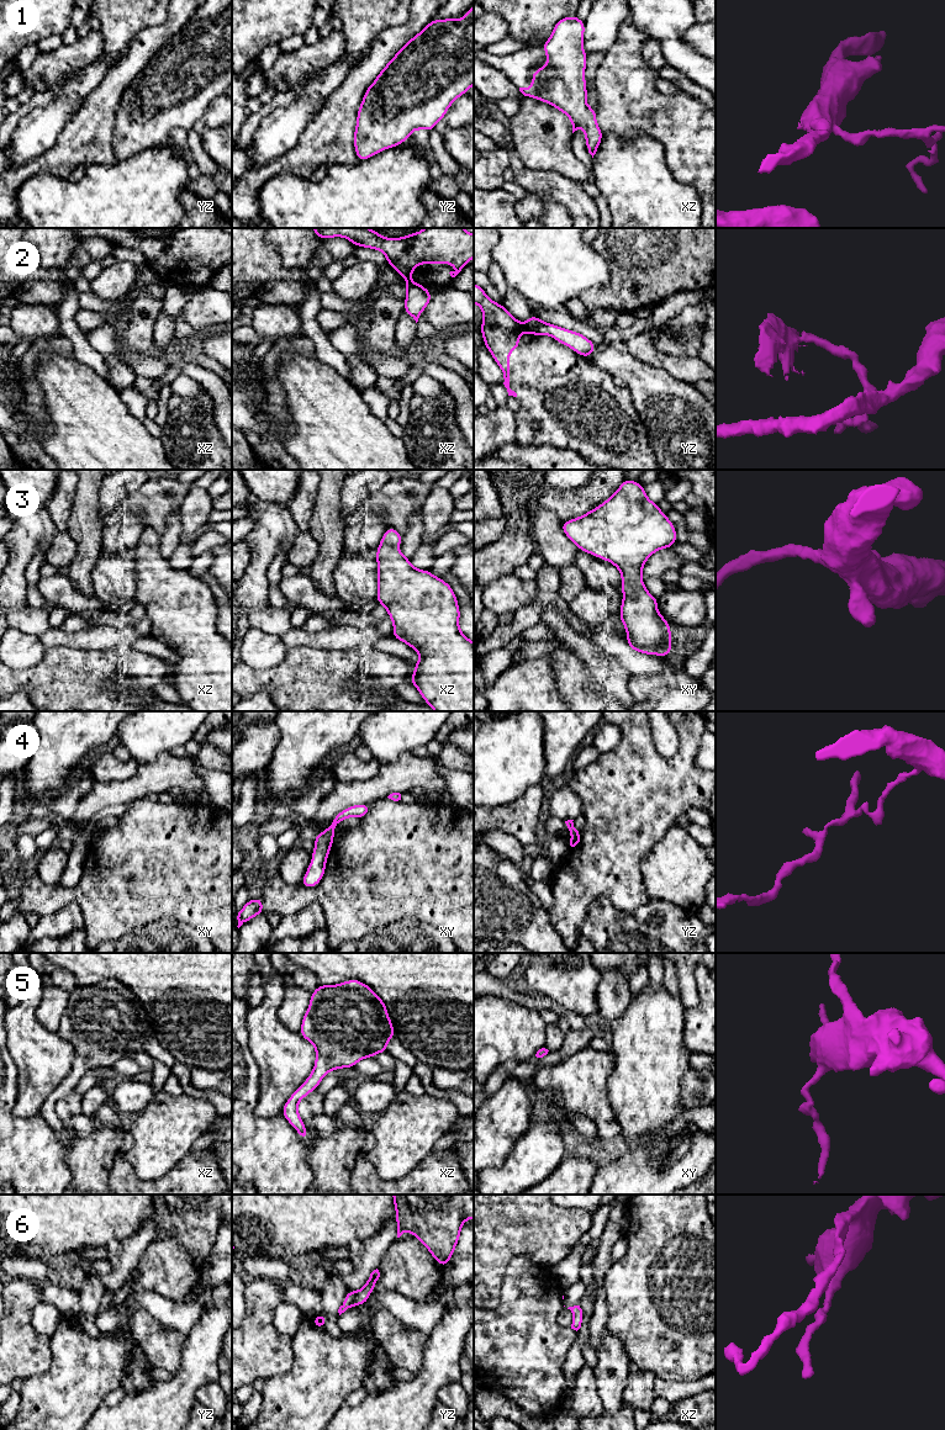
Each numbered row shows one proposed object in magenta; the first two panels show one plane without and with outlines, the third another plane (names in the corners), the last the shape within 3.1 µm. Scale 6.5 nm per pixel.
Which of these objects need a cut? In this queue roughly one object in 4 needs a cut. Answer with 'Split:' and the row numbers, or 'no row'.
Split: 2

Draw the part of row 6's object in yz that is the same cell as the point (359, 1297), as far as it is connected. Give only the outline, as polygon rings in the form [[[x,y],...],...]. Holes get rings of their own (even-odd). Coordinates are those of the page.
[[[376,1269],[370,1273],[365,1286],[361,1289],[349,1291],[343,1301],[343,1304],[338,1309],[339,1315],[344,1313],[347,1309],[350,1309],[353,1305],[365,1304],[368,1302],[370,1293],[375,1288],[375,1283],[378,1282],[379,1277],[380,1277],[380,1272]]]

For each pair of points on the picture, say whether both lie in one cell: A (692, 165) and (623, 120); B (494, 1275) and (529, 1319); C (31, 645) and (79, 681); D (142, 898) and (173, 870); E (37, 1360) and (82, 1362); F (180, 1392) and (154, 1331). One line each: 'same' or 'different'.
A: same
B: different
C: different
D: same
E: different
F: different

